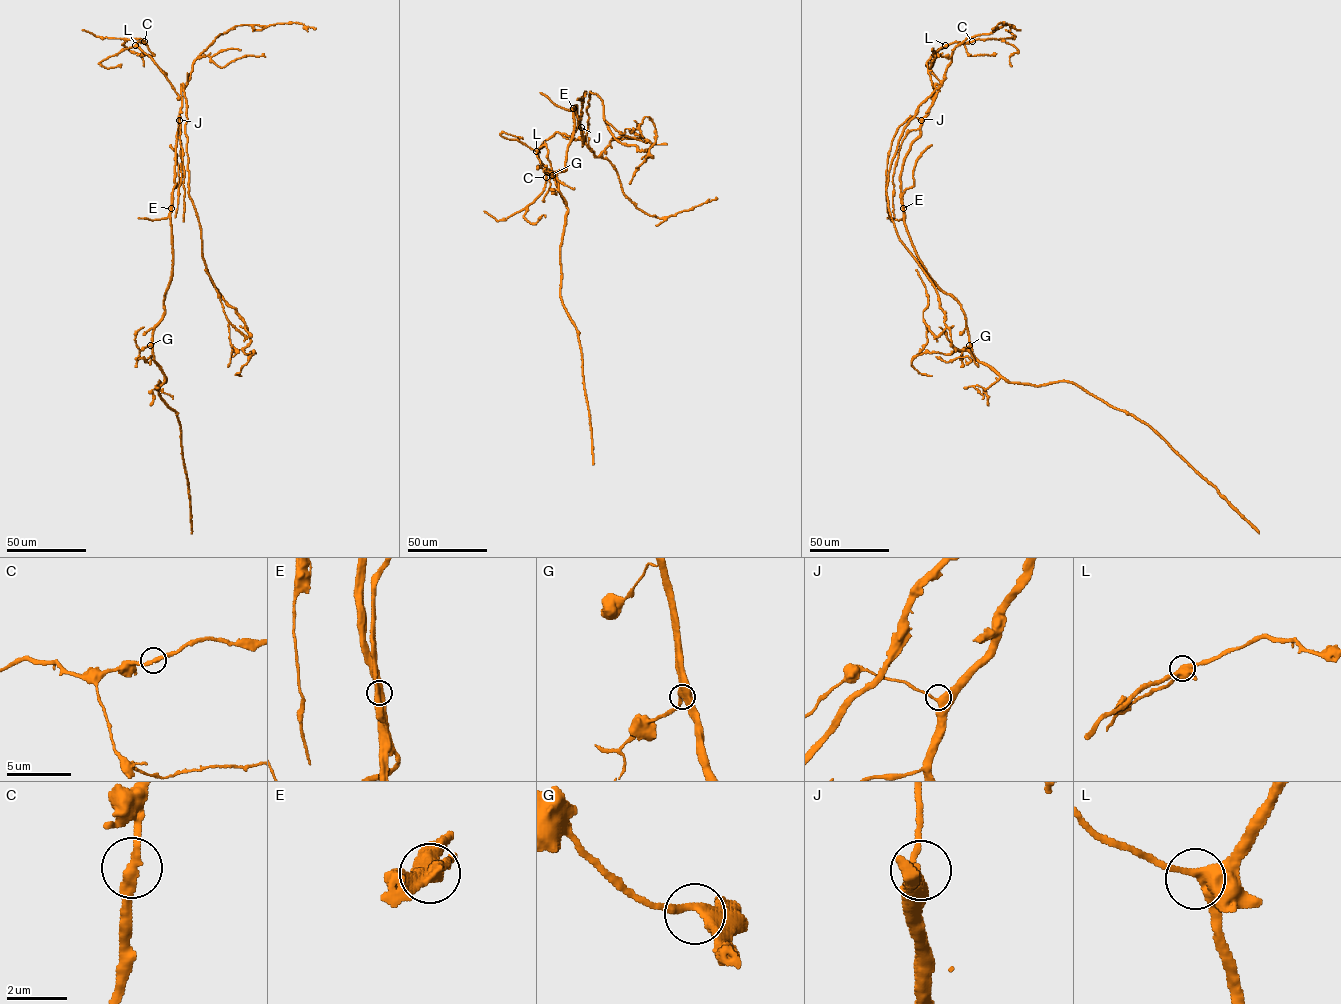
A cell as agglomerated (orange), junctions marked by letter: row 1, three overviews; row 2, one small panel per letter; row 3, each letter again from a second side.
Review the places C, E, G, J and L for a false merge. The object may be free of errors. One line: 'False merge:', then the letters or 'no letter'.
False merge: E

